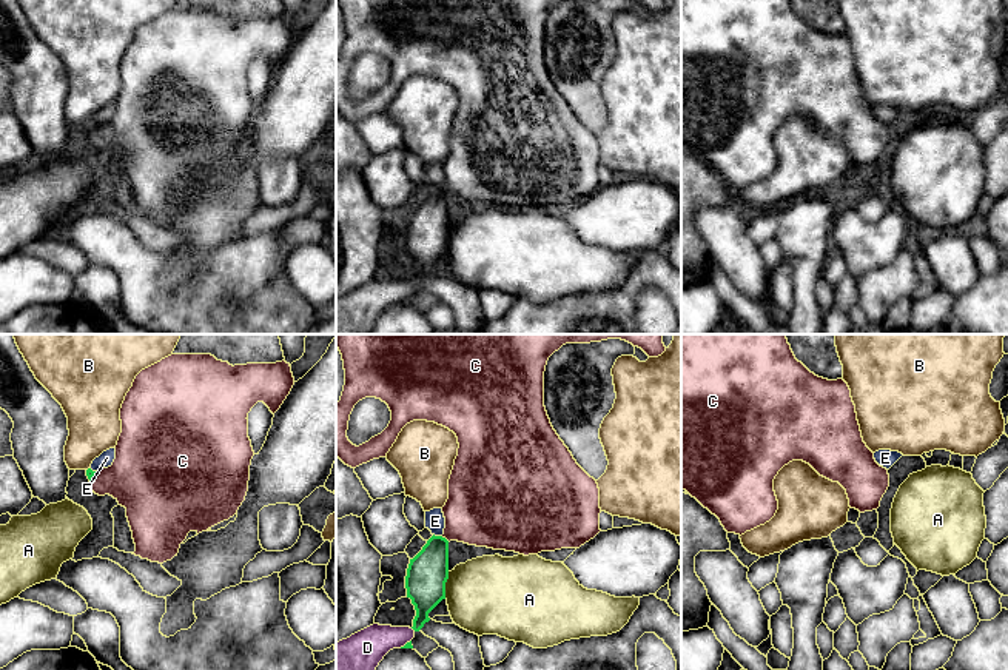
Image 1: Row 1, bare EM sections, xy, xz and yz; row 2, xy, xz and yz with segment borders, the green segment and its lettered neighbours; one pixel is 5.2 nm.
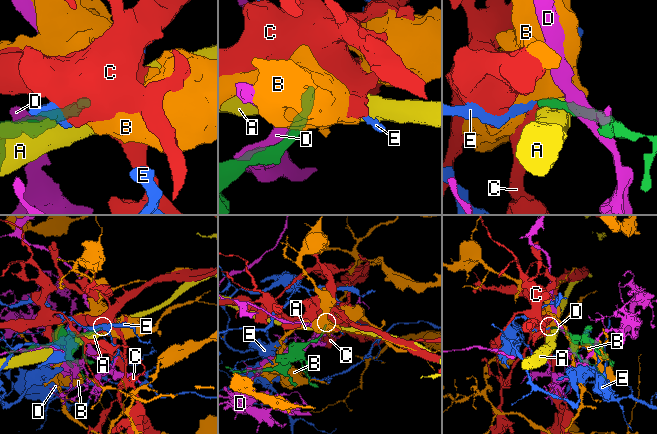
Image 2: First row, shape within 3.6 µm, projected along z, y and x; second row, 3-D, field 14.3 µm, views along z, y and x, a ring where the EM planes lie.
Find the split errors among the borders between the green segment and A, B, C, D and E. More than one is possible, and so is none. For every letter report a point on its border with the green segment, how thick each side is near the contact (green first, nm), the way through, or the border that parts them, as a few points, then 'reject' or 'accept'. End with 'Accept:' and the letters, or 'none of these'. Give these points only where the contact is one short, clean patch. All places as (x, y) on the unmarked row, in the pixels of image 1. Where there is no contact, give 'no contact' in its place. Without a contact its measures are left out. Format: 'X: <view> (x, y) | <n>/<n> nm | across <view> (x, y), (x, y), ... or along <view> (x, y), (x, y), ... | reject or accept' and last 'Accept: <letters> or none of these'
A: xz (444, 241) | 220/420 nm | along xz (449, 227), (444, 253) | reject
B: xy (88, 123) | 50/280 nm | reject
C: xz (444, 193) | 220/380 nm | across xz (427, 228), (436, 202), (444, 193), (483, 165) | accept
D: xz (413, 284) | 200/190 nm | reject
E: xz (438, 191) | 220/110 nm | along xz (433, 188), (441, 191) | reject
Accept: C

